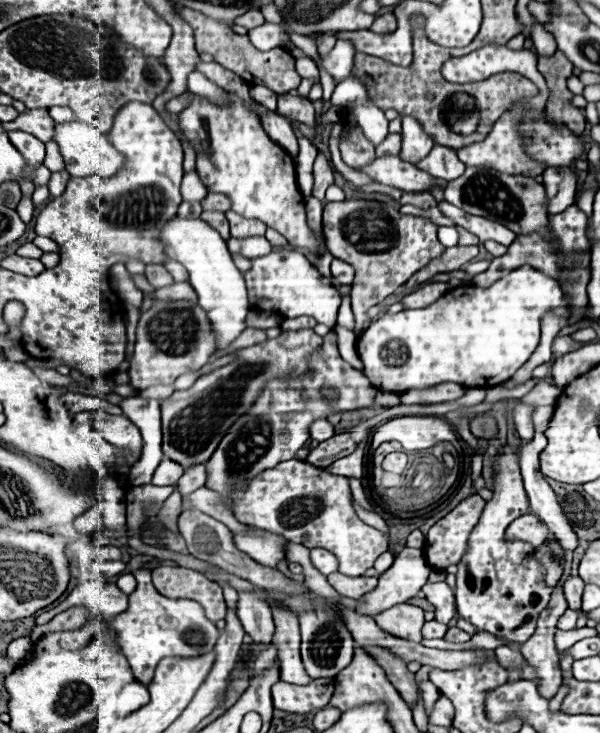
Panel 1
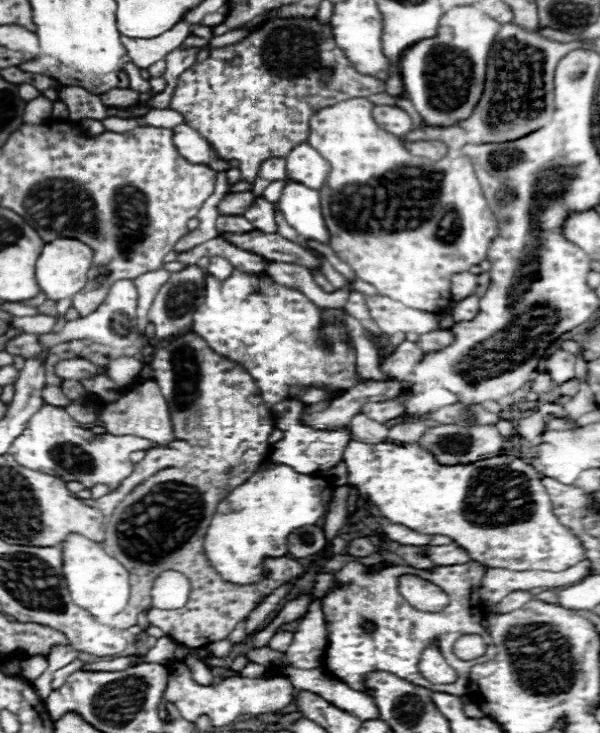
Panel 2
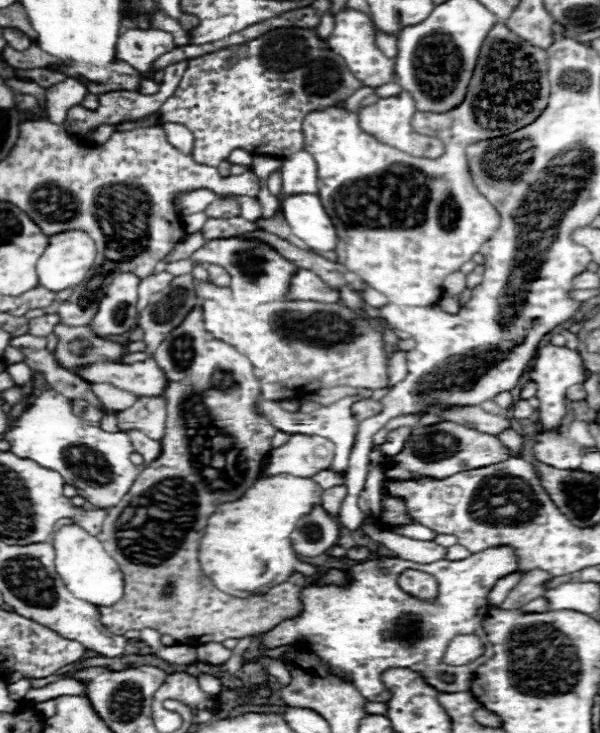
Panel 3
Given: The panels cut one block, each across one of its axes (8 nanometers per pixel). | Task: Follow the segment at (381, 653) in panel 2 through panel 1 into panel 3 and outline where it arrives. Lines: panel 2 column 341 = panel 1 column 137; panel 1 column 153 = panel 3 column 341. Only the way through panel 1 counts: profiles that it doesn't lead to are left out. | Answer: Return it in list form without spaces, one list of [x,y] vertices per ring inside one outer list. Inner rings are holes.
[[[490,548],[480,554],[468,556],[466,560],[456,560],[456,562],[438,560],[432,564],[410,564],[408,560],[400,560],[400,558],[368,560],[368,562],[348,568],[348,578],[350,578],[348,586],[330,584],[328,588],[316,588],[316,586],[304,588],[304,592],[300,594],[300,600],[302,600],[300,616],[296,616],[292,620],[284,620],[274,630],[267,632],[262,638],[260,648],[268,650],[270,647],[271,649],[280,647],[280,644],[296,644],[300,636],[306,636],[308,648],[316,656],[320,656],[320,660],[324,660],[324,666],[330,668],[334,674],[348,678],[356,686],[356,690],[370,702],[388,702],[390,700],[390,690],[384,688],[384,684],[380,680],[382,672],[390,670],[390,668],[412,668],[438,692],[464,692],[470,688],[470,678],[472,678],[472,672],[478,668],[478,664],[448,666],[442,662],[442,656],[454,636],[476,634],[488,646],[488,652],[482,656],[482,662],[492,658],[490,642],[486,640],[486,632],[482,628],[484,616],[480,614],[480,606],[486,606],[486,594],[496,584],[496,580],[500,580],[502,576],[516,572],[516,570],[518,570],[518,564],[516,564],[514,552],[510,548]],[[406,568],[420,570],[420,572],[426,572],[436,578],[438,588],[440,588],[440,596],[436,602],[422,602],[422,600],[412,598],[406,592],[402,592],[402,588],[398,586],[398,576]],[[440,672],[450,672],[456,676],[456,680],[452,684],[448,684],[440,678]]]

